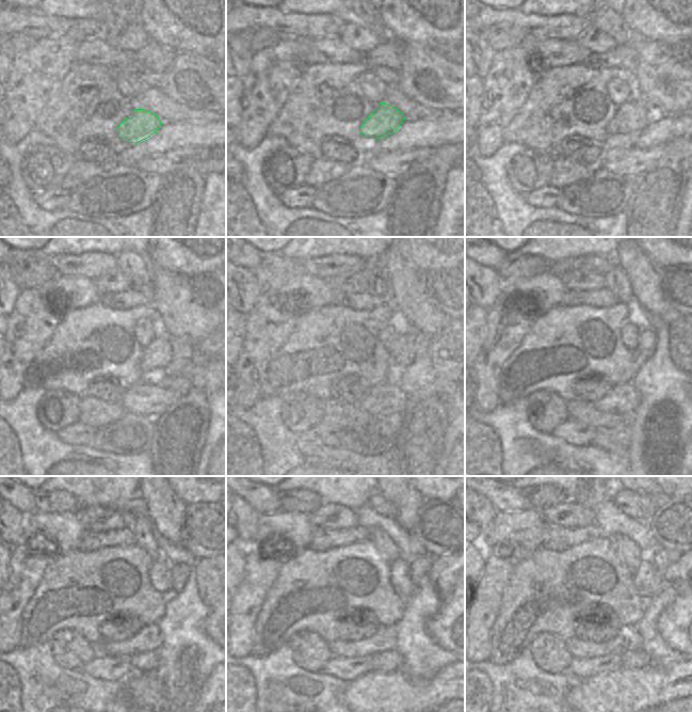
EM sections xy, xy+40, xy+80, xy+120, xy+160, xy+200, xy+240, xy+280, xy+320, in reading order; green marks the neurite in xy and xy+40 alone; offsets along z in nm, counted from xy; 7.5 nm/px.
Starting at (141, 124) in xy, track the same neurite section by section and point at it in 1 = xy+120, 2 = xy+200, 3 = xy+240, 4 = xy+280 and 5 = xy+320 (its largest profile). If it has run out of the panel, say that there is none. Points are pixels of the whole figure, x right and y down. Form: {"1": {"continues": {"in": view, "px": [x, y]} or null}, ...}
{"1": {"continues": {"in": "xy+120", "px": [158, 354]}}, "2": {"continues": {"in": "xy+200", "px": [646, 347]}}, "3": {"continues": {"in": "xy+240", "px": [180, 572]}}, "4": {"continues": {"in": "xy+280", "px": [419, 568]}}, "5": {"continues": {"in": "xy+320", "px": [663, 557]}}}

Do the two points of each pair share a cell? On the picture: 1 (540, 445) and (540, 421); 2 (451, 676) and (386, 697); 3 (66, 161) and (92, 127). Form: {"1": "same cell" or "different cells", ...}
{"1": "different cells", "2": "same cell", "3": "different cells"}

